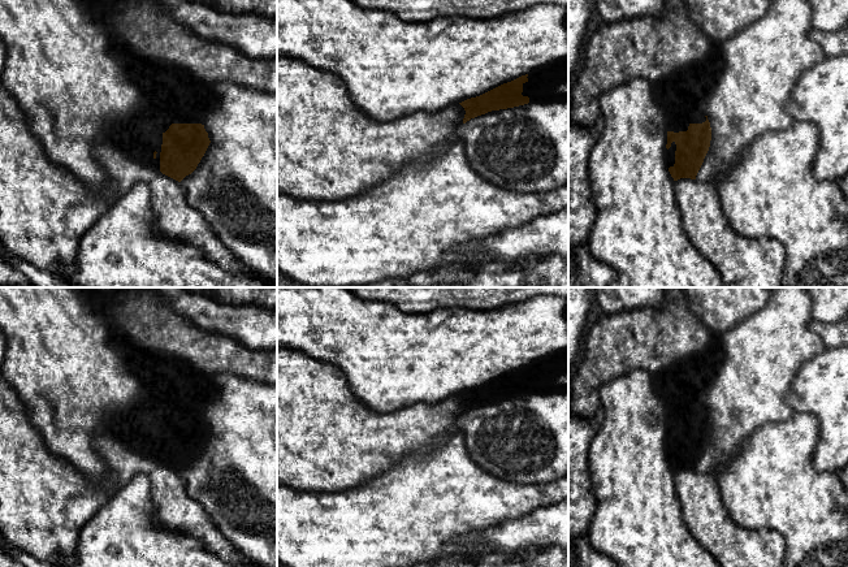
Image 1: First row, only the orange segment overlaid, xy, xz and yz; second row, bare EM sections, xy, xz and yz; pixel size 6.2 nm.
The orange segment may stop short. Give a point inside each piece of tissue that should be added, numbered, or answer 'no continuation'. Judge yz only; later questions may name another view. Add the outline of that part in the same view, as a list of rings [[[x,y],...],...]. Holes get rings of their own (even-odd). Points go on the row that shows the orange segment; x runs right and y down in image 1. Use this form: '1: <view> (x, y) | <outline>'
1: yz (683, 124) | [[[682,116],[682,118],[679,120],[678,126],[682,129],[682,131],[687,131],[688,126],[691,124],[702,124],[706,121],[706,117],[702,116],[700,120],[695,121],[695,120],[687,120],[684,116]]]

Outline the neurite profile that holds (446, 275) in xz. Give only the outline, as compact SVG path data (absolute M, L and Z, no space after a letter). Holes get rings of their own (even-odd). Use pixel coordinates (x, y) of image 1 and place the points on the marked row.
M442 267L438 270L417 272L406 278L384 280L371 285L349 287L432 287L440 284L468 282L475 276L475 270L466 270L458 267Z

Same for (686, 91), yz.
M710 40L709 52L704 59L685 65L662 79L652 82L654 96L665 117L666 131L682 131L678 124L683 116L687 120L695 121L706 116L705 105L717 88L717 83L724 66L722 42Z

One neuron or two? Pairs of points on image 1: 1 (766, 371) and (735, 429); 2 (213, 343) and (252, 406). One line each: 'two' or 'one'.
1: one
2: two

